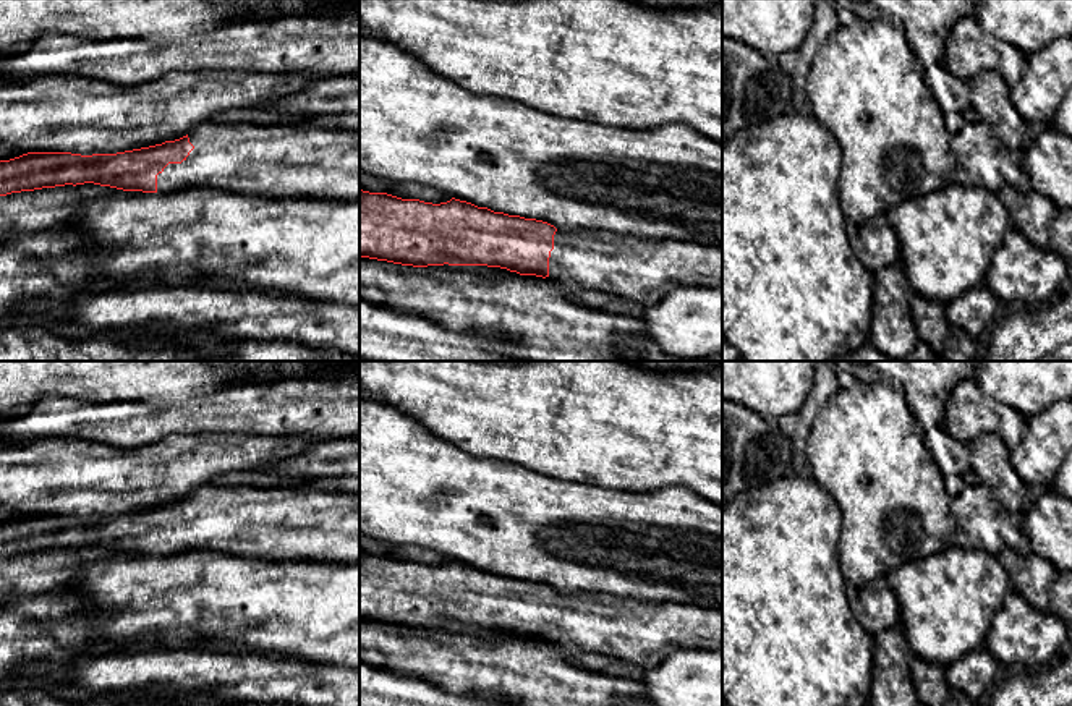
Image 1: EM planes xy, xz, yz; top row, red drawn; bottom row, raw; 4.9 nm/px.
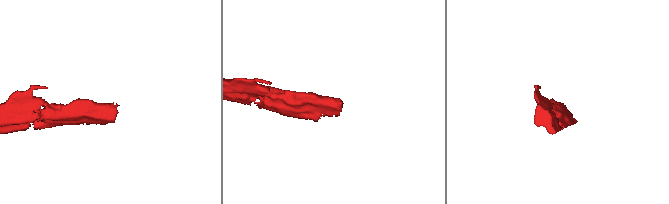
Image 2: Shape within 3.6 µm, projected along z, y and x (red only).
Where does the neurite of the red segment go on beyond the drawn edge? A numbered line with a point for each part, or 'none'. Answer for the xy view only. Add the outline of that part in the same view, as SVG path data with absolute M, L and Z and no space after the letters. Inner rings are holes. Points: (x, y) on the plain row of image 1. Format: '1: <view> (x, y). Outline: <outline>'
1: xy (279, 523). Outline: M204 484L188 497L194 512L181 526L168 526L157 538L157 555L207 549L245 559L274 562L359 562L359 494L291 487L251 487Z

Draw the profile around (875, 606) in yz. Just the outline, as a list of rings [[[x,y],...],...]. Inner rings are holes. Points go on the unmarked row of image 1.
[[[887,578],[847,591],[850,609],[858,623],[871,635],[902,623],[900,609]]]

